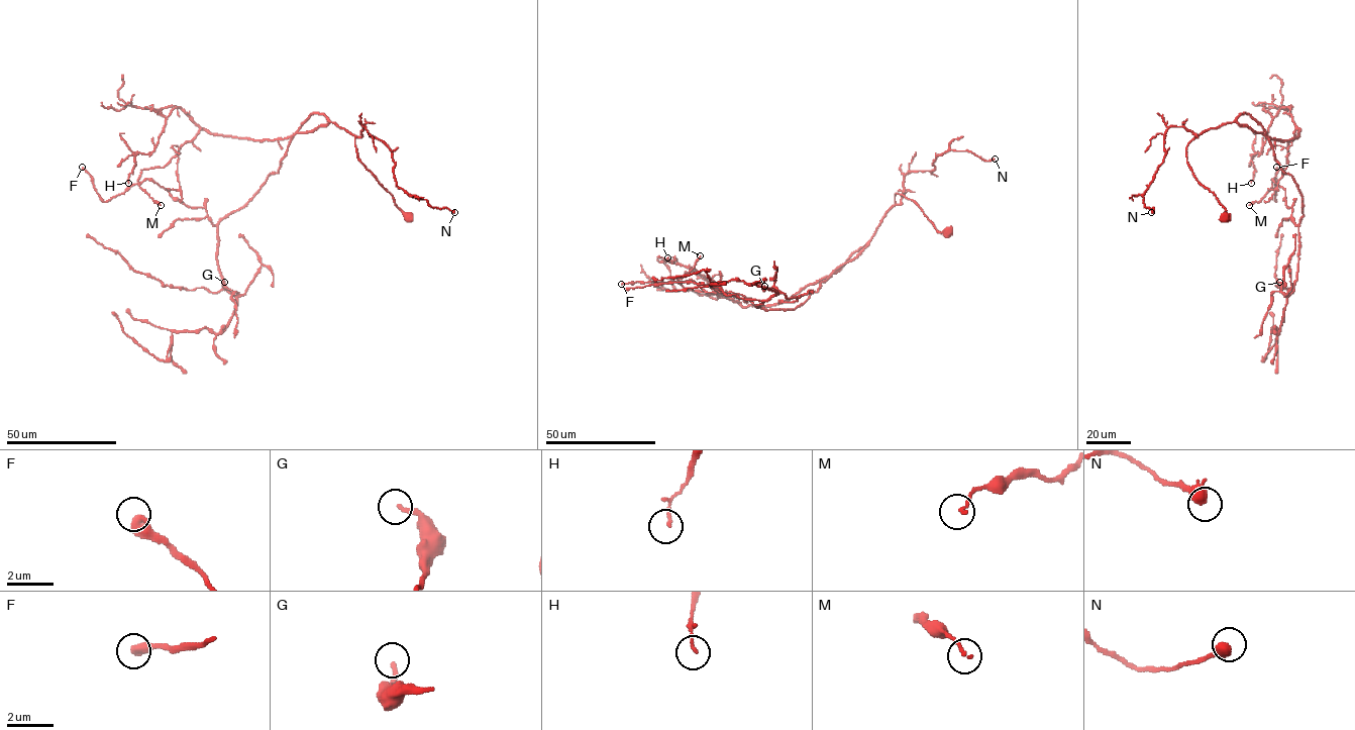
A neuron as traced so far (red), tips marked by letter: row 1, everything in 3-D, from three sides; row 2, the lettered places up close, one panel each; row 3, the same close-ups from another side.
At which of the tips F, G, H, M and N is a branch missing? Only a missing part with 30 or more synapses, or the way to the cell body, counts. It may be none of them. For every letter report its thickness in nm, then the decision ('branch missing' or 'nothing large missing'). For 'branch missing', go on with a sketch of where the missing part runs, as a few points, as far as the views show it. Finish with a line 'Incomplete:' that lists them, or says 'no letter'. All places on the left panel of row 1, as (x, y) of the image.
F: calibre 480 nm; nothing large missing
G: calibre 200 nm; nothing large missing
H: calibre 90 nm; nothing large missing
M: calibre 150 nm; nothing large missing
N: calibre 480 nm; nothing large missing
Incomplete: no letter

